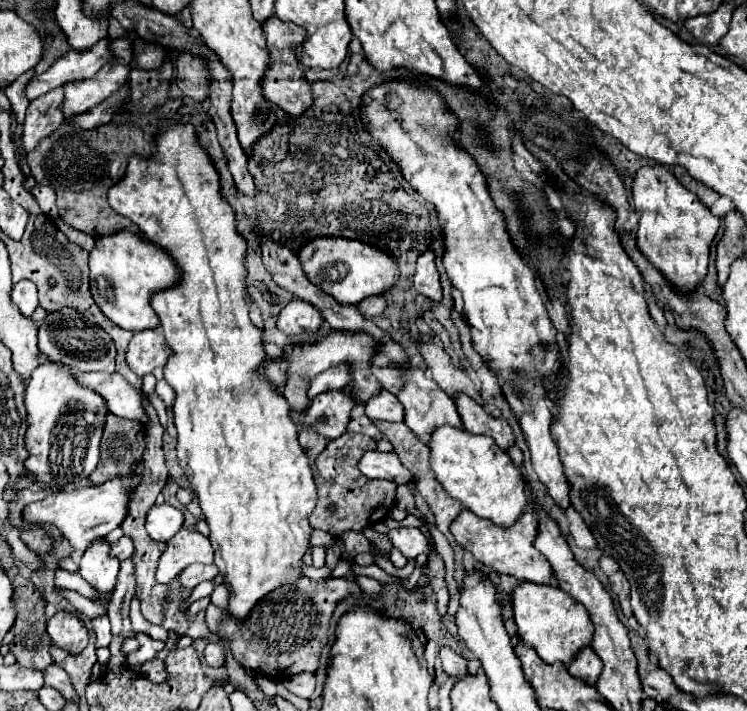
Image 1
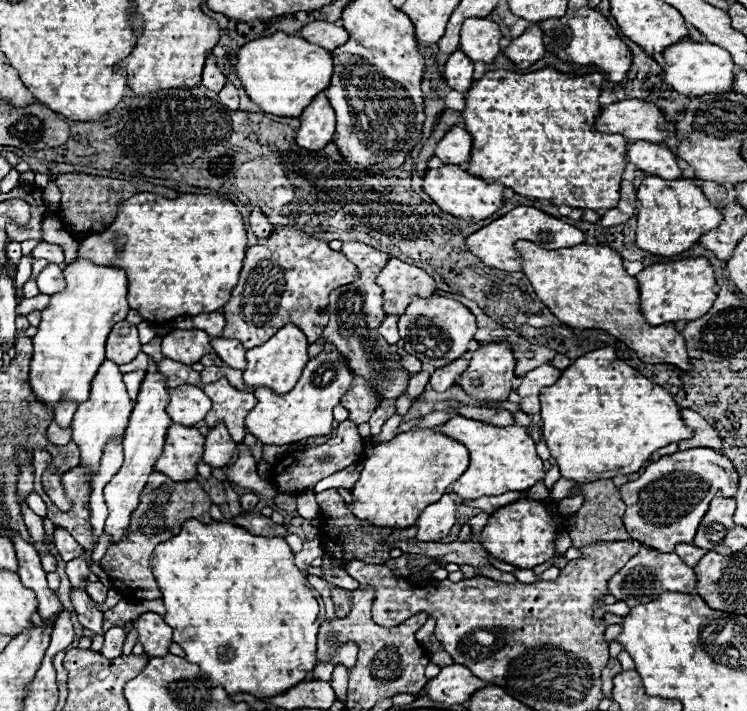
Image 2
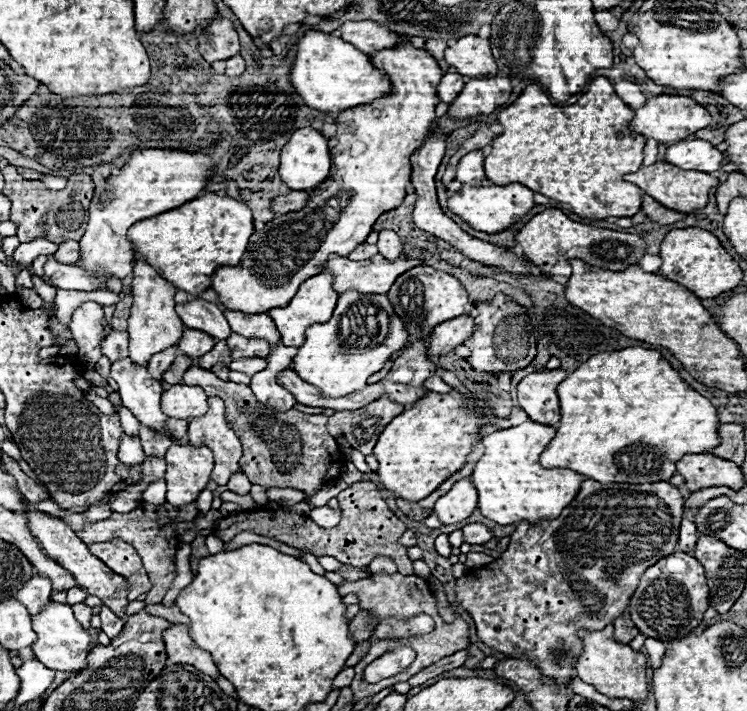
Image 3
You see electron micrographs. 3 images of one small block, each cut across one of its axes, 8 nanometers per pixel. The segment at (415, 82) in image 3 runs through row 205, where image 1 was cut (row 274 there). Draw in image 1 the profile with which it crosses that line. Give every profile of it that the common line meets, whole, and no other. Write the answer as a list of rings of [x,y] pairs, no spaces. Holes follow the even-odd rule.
[[[314,238],[302,246],[298,258],[310,282],[340,304],[358,304],[368,296],[380,296],[394,288],[400,276],[398,260],[392,252],[350,238]]]

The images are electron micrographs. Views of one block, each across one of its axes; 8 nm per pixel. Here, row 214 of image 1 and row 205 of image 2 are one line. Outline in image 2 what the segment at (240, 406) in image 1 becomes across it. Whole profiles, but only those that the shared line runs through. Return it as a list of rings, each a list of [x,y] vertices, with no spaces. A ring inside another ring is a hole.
[[[136,194],[122,202],[116,220],[100,236],[88,236],[80,244],[80,258],[90,258],[96,264],[116,264],[126,270],[128,276],[128,304],[138,310],[150,322],[168,322],[178,316],[198,316],[204,312],[216,312],[230,300],[230,290],[238,282],[246,254],[246,228],[238,208],[224,198],[210,194],[184,194],[168,200],[158,194]],[[124,234],[128,238],[124,250],[118,254],[114,238]]]

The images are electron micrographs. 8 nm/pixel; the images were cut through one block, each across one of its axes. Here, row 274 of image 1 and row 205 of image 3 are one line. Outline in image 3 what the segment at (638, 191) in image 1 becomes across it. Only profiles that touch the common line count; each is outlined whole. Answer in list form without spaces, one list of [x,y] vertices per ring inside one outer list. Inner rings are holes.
[[[664,160],[654,162],[652,166],[642,166],[638,172],[634,174],[626,174],[628,182],[636,184],[638,188],[644,190],[644,194],[652,196],[656,202],[660,202],[662,206],[670,208],[670,210],[678,210],[678,212],[692,212],[698,208],[704,208],[708,202],[708,194],[714,186],[718,186],[718,180],[712,178],[706,172],[698,172],[698,170],[682,170],[678,166],[672,166]]]

